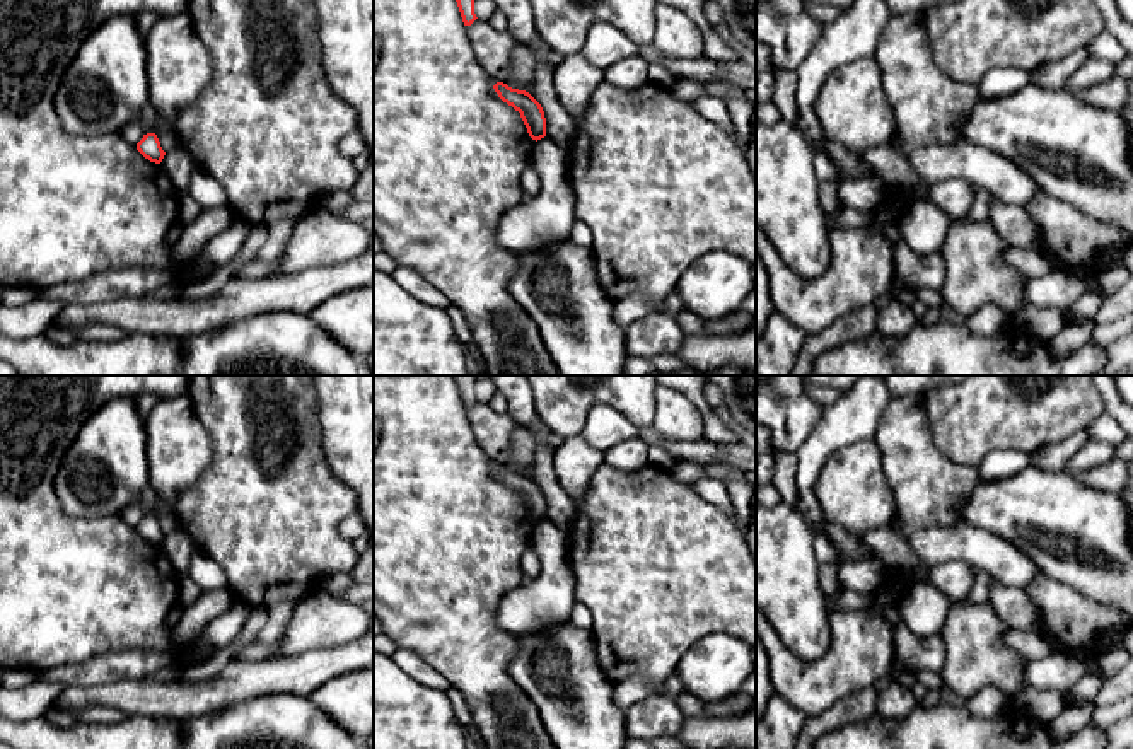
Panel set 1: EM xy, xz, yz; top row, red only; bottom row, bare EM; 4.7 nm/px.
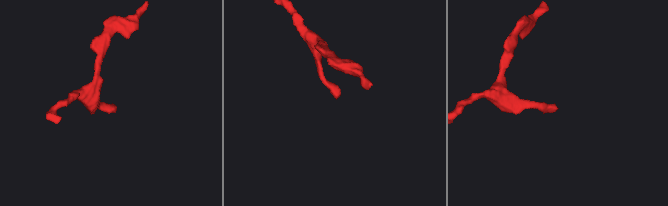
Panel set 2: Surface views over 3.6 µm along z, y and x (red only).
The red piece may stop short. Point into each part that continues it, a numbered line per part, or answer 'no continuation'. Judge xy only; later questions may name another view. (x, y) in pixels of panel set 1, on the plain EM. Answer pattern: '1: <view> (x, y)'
no continuation

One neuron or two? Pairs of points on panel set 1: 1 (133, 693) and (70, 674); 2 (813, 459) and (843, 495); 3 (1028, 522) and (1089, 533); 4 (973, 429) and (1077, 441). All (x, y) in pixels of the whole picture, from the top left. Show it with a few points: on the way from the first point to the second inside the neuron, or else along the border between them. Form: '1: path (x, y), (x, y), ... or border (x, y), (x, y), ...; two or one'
1: border (140, 678), (98, 685), (70, 685), (65, 688); two
2: border (854, 444), (823, 466), (821, 509); two
3: path (1043, 522), (1058, 522), (1074, 533); one
4: border (1086, 429), (1046, 444), (1031, 456); two

